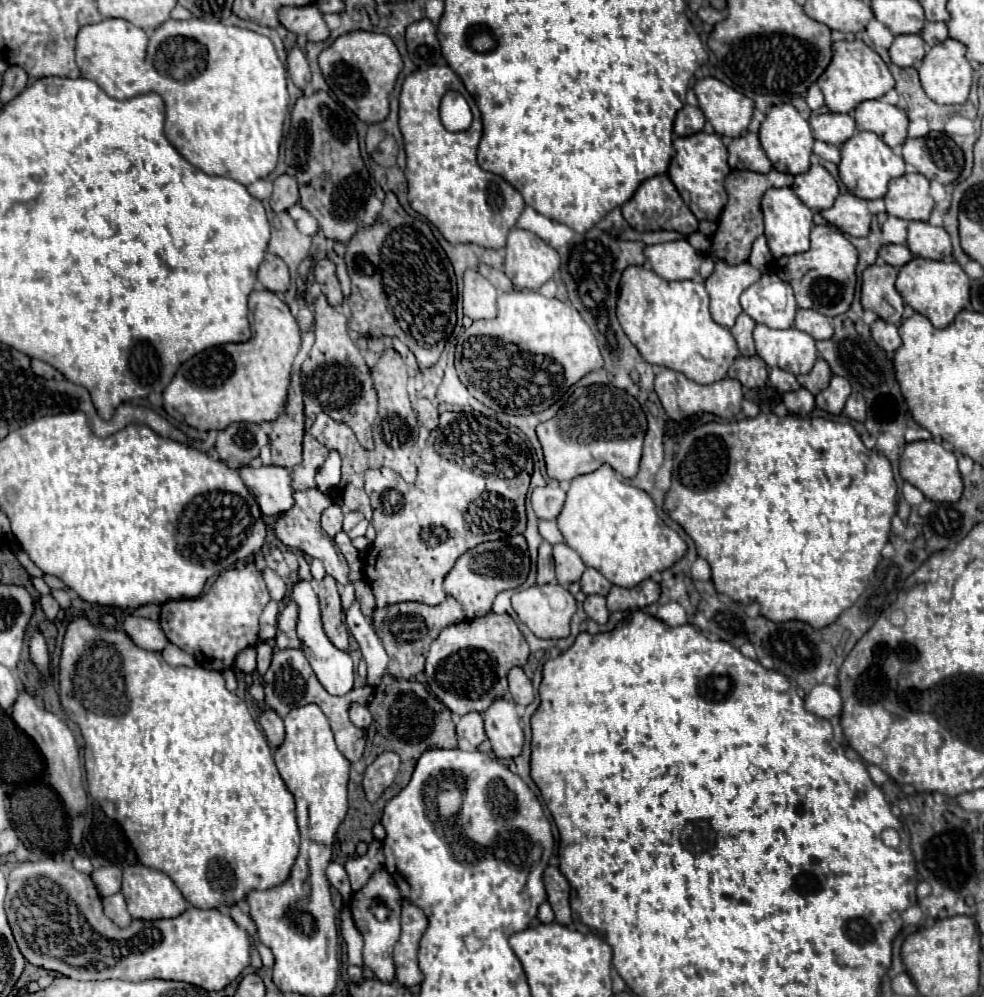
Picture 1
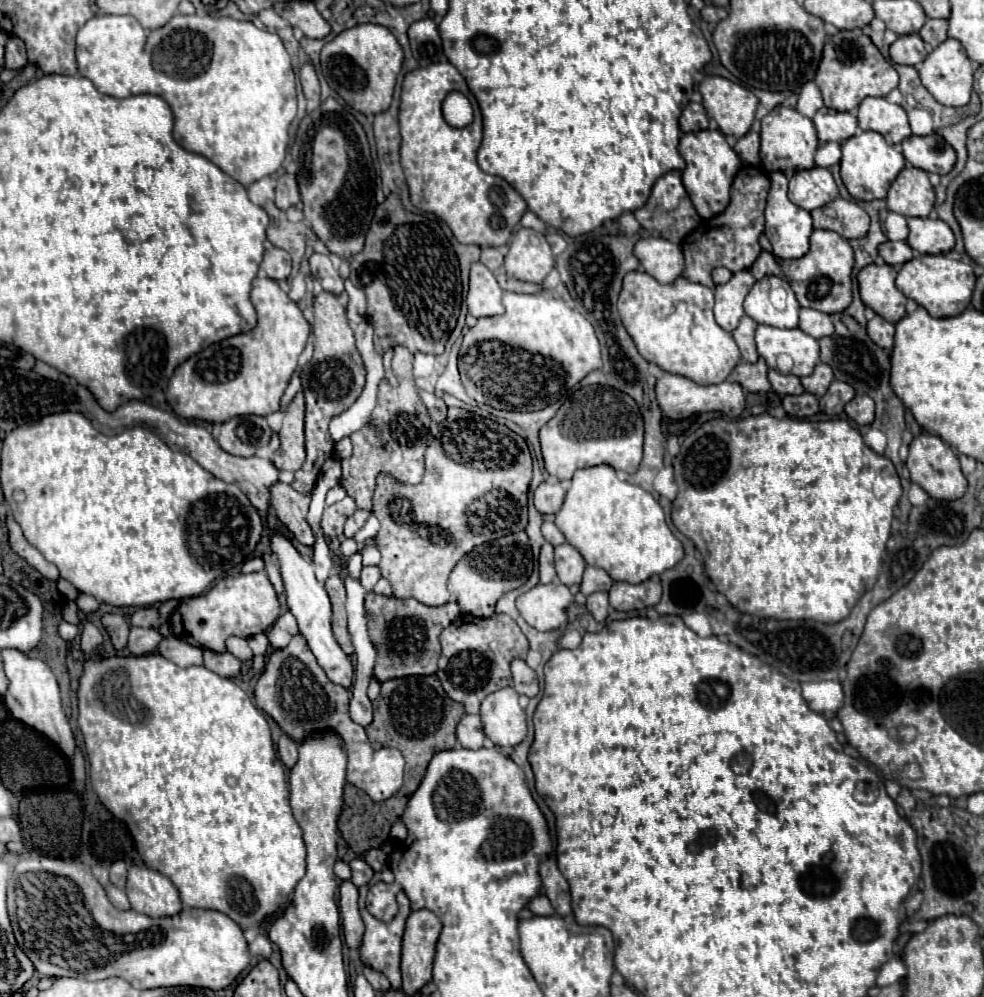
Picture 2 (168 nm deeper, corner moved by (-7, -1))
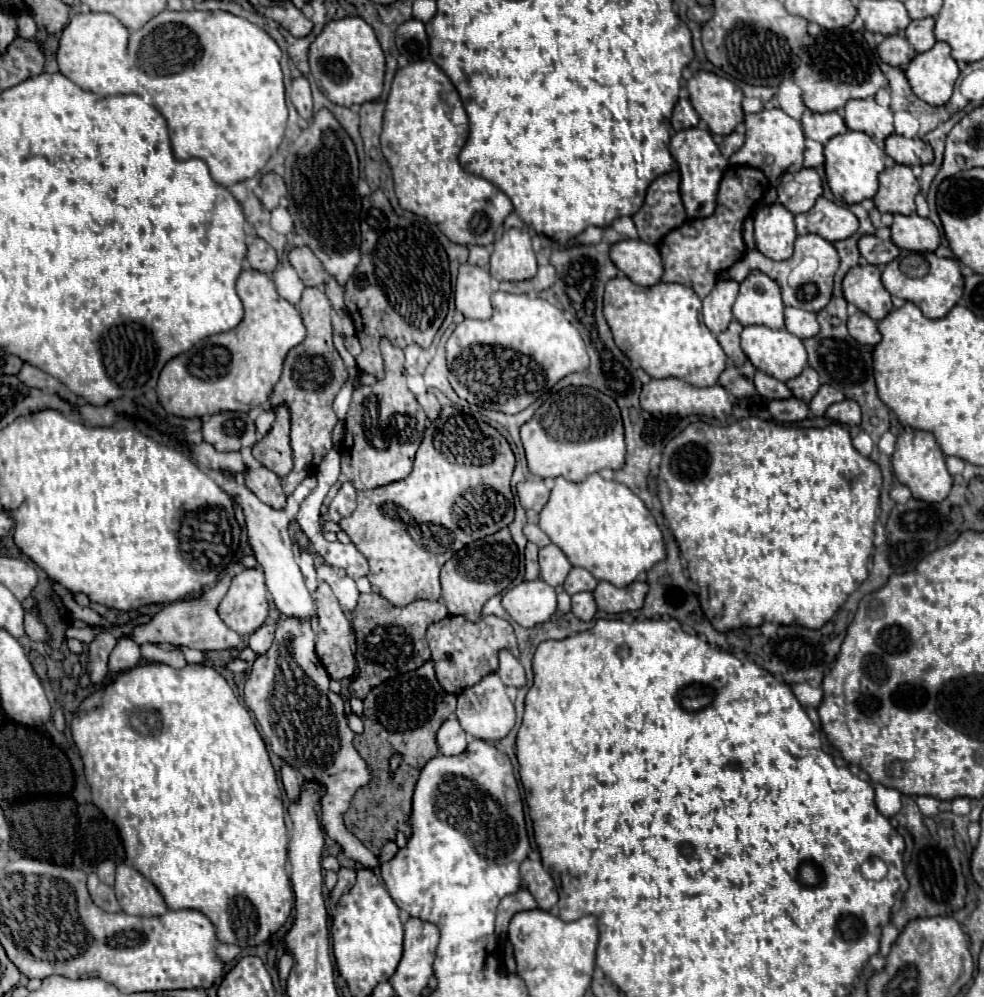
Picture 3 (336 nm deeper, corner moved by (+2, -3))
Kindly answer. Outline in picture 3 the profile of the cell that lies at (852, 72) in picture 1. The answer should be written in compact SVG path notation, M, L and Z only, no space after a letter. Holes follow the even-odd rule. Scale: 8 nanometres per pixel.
M835 29L835 31L823 31L817 37L809 37L805 39L805 47L801 51L801 63L793 73L795 83L801 87L803 91L803 103L815 111L815 113L829 113L829 111L837 111L841 109L849 99L865 99L865 97L873 97L879 89L887 87L887 77L883 75L883 71L879 69L875 55L871 51L871 47L867 45L867 41L863 39L861 33L853 33L849 29Z

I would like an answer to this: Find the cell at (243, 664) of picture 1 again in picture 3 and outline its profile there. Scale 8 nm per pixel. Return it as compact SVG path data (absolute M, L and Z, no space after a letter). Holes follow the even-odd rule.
M225 575L217 585L205 589L205 593L197 599L185 599L177 603L165 605L149 625L141 625L131 635L139 645L143 643L171 643L171 645L183 645L199 651L241 651L245 647L245 641L241 635L237 635L233 629L229 629L217 615L217 605L227 593L231 583L231 575Z

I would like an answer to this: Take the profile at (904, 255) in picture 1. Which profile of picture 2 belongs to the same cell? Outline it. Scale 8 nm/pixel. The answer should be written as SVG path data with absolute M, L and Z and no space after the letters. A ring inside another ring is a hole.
M884 241L880 243L878 253L888 265L902 265L912 259L912 249L906 241Z

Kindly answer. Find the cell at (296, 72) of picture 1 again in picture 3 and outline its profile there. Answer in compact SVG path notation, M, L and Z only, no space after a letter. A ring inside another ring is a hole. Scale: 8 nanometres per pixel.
M297 77L293 79L291 85L291 101L295 105L295 109L299 111L301 117L305 117L307 121L313 119L313 99L311 99L311 87L309 81L305 77Z

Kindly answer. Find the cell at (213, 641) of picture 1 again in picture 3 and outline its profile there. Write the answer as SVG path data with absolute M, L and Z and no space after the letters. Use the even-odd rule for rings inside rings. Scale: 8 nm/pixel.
M243 569L237 573L217 611L223 623L237 631L241 637L247 637L259 629L269 615L263 571Z

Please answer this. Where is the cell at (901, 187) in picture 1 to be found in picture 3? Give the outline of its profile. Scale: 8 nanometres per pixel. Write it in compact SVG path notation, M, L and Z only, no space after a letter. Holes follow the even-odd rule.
M891 165L879 175L879 193L873 197L881 213L915 213L915 195L919 193L919 181L911 167Z

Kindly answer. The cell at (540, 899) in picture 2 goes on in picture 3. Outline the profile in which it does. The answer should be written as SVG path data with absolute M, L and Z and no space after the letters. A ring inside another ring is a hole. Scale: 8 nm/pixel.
M521 889L509 897L505 897L497 909L497 927L495 927L495 933L499 939L505 937L505 925L513 919L515 913L519 911L531 911L531 909L537 909L537 901L535 897L527 891L527 889Z

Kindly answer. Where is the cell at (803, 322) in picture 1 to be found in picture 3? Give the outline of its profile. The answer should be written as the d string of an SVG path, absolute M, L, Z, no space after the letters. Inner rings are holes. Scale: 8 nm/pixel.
M797 307L785 309L785 329L799 339L809 339L819 333L819 323L813 313Z

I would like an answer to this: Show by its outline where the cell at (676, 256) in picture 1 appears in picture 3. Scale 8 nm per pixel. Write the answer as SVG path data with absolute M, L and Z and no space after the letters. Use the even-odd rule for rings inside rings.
M625 239L613 245L611 253L613 263L625 271L625 275L643 287L657 285L663 275L661 253L655 245L641 239Z

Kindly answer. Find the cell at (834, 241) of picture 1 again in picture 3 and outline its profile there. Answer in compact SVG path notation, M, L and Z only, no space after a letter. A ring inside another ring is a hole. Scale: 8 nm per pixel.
M809 233L809 235L799 235L797 237L797 241L795 241L795 253L787 261L767 259L757 249L747 251L745 257L741 261L737 261L737 265L733 265L729 269L729 279L735 279L735 281L741 283L753 271L765 273L767 277L771 277L773 281L779 283L781 295L783 295L783 303L787 307L799 307L799 309L817 313L817 311L821 311L831 301L833 275L835 275L837 269L839 269L839 255L837 255L837 249L833 247L833 243L829 243L821 235ZM803 269L809 269L809 271L803 271Z

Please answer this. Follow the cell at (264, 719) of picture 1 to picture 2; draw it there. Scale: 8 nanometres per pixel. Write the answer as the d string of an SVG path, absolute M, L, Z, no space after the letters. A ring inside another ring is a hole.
M282 735L280 741L278 741L278 753L280 753L280 759L282 763L292 769L294 763L298 761L298 745L288 737L288 735Z

